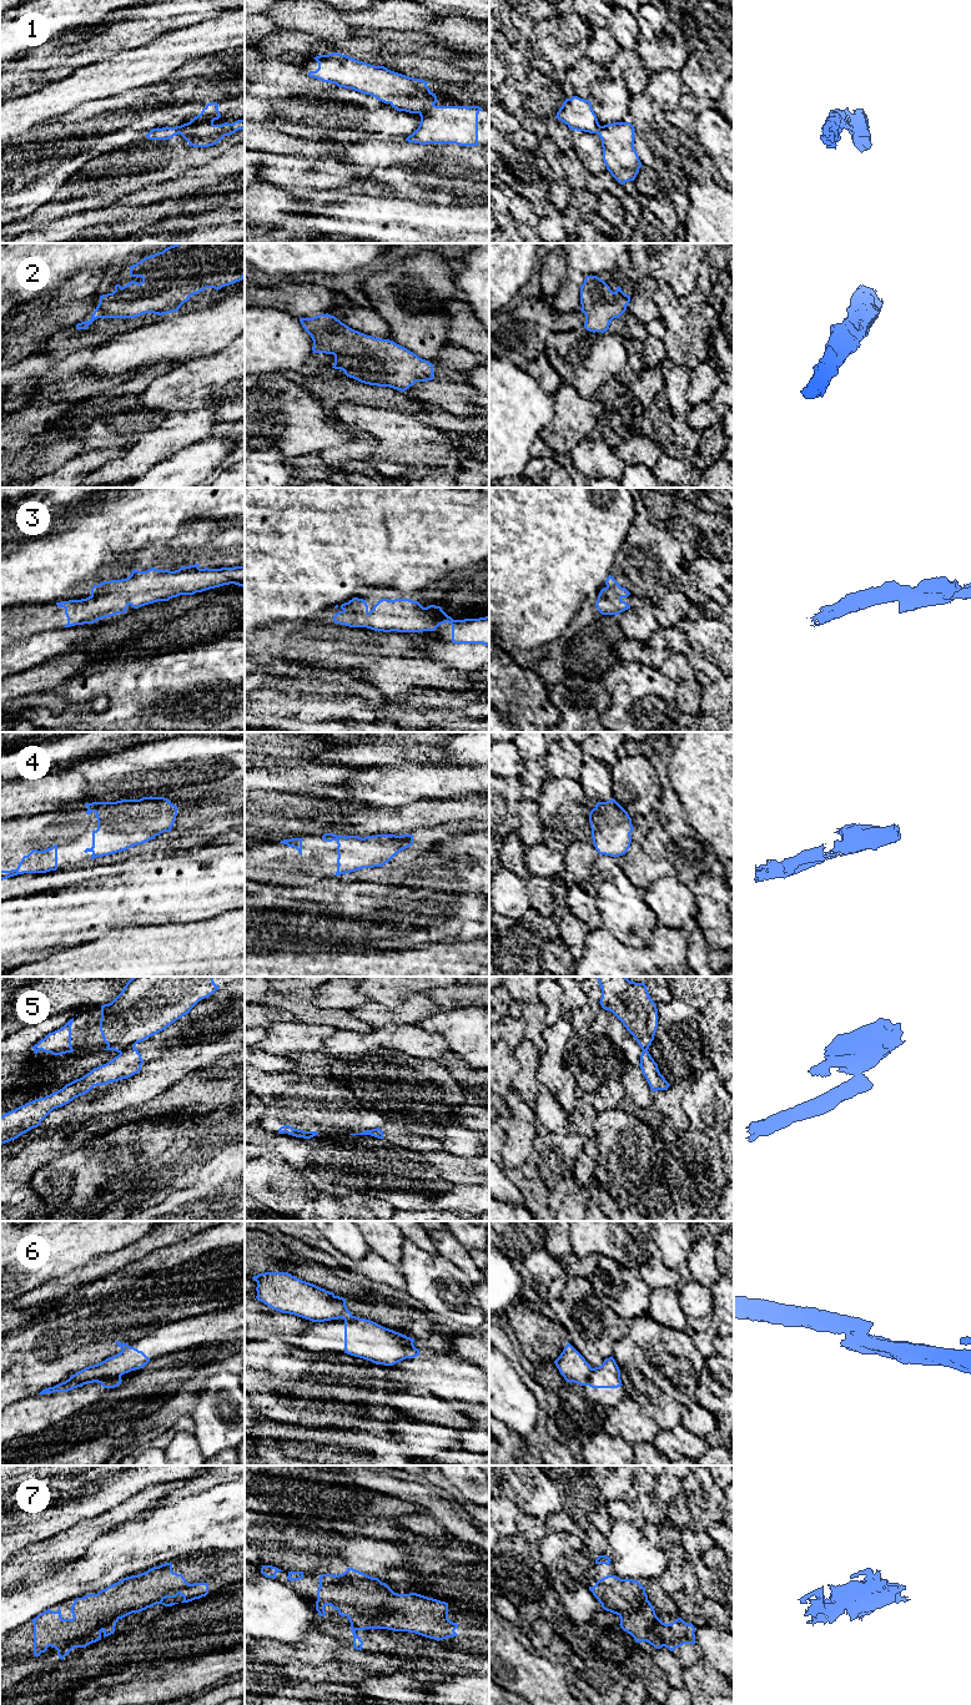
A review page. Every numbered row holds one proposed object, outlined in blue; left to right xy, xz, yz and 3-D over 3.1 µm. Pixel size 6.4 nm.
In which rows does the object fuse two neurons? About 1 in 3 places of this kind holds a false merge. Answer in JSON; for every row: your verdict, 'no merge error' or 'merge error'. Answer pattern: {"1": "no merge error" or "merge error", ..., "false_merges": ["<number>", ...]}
{"1": "merge error", "2": "no merge error", "3": "no merge error", "4": "no merge error", "5": "merge error", "6": "merge error", "7": "no merge error", "false_merges": ["1", "5", "6"]}

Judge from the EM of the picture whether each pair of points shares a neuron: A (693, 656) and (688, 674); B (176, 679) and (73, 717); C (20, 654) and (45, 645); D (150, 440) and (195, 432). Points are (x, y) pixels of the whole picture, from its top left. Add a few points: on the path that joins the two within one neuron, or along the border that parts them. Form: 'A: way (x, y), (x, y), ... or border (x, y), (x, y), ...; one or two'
A: border (670, 651), (679, 651), (695, 670); two
B: way (149, 664), (130, 664), (112, 681), (94, 690); one
C: way (26, 654), (39, 649); one
D: way (161, 440), (167, 439), (176, 432), (184, 432); one

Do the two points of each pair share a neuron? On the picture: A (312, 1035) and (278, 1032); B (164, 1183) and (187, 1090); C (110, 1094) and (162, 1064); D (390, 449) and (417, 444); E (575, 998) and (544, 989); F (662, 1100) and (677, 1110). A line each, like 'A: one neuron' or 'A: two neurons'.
A: one neuron
B: two neurons
C: one neuron
D: one neuron
E: two neurons
F: one neuron

